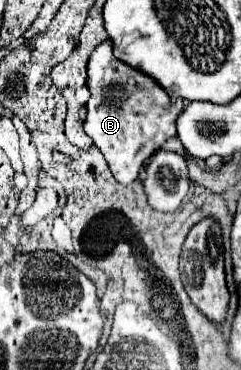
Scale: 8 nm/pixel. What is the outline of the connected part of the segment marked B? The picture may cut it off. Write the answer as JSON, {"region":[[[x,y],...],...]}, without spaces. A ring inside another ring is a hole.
{"region":[[[105,39],[89,57],[87,87],[91,97],[87,101],[85,133],[103,153],[119,183],[133,183],[145,159],[161,149],[161,145],[177,133],[177,117],[183,105],[171,103],[167,91],[149,75],[121,63],[113,55],[113,41]]]}

